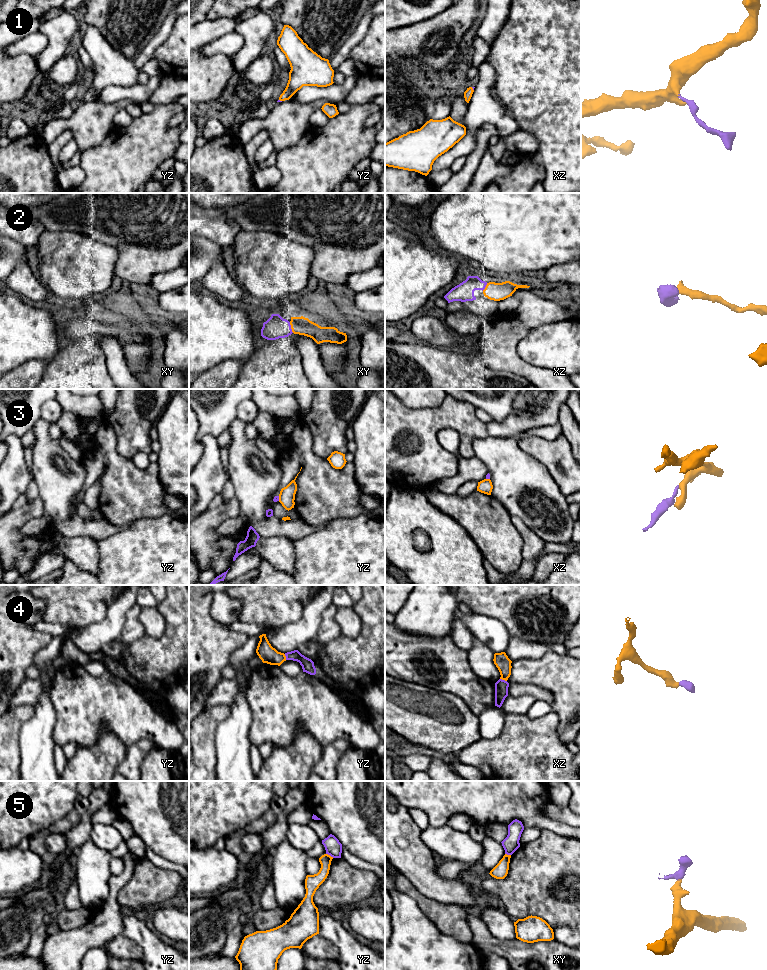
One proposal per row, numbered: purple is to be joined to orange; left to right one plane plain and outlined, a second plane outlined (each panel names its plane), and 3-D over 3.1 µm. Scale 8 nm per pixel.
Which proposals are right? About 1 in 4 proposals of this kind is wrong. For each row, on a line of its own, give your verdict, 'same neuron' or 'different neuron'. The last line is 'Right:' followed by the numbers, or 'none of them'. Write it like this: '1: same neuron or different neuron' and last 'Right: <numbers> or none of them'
1: same neuron
2: same neuron
3: same neuron
4: same neuron
5: different neuron
Right: 1, 2, 3, 4

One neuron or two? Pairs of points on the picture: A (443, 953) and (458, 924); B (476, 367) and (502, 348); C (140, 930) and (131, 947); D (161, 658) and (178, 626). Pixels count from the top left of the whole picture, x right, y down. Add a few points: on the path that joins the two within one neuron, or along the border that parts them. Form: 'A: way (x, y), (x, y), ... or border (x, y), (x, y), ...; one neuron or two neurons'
A: border (432, 922), (442, 932), (471, 943); two neurons
B: border (479, 354), (490, 368), (506, 371); two neurons
C: border (122, 934), (131, 939), (141, 949), (143, 959); two neurons
D: way (169, 650), (178, 641), (178, 634); one neuron

